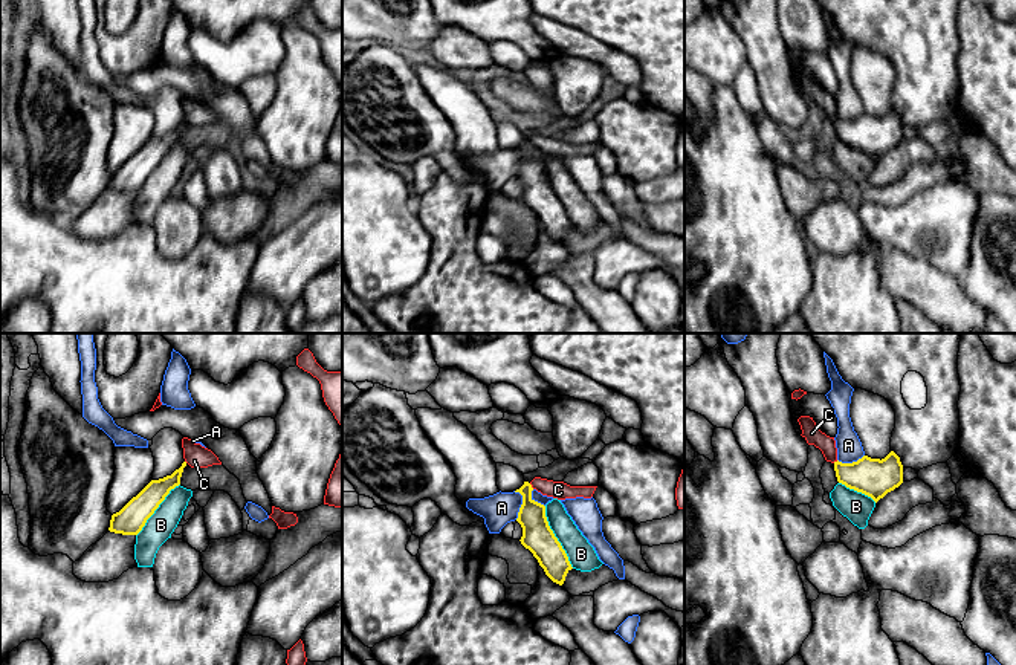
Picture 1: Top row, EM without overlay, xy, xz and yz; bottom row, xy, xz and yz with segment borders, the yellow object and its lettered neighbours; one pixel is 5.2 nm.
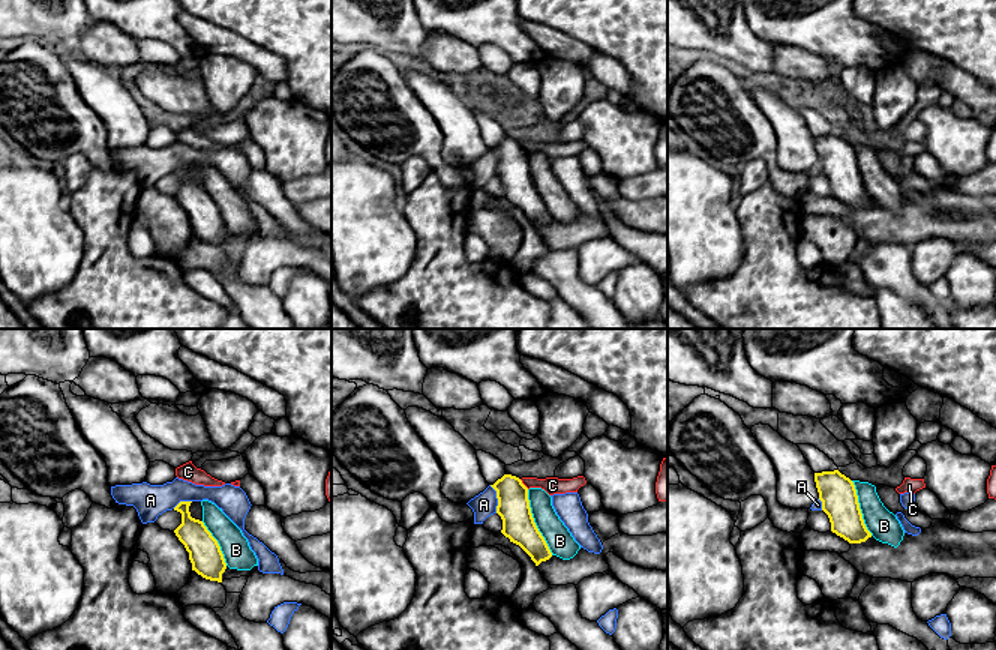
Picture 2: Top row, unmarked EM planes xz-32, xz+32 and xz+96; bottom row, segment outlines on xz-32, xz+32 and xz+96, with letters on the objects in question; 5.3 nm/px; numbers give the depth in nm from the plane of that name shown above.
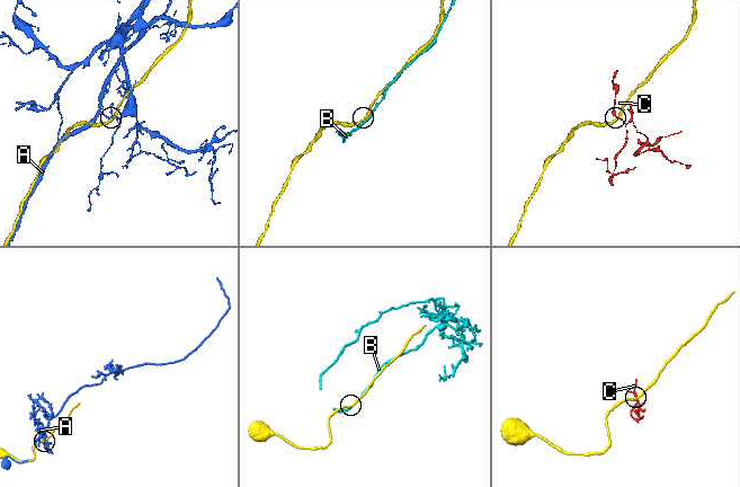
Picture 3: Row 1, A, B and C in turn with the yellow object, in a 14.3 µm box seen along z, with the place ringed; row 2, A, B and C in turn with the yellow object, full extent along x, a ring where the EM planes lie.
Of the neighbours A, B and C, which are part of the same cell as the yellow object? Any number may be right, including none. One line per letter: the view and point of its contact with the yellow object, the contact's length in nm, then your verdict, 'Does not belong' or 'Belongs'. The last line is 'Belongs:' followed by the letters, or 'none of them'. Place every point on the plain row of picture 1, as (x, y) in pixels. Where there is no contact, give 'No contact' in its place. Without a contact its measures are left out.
A: Touches yellow at xz (521, 162). Shared border 150 nm. Does not belong
B: Touches yellow at xz (555, 194). Shared border 360 nm. Does not belong
C: Touches yellow at xz (530, 144). Shared border 40 nm. Does not belong
Belongs: none of them

